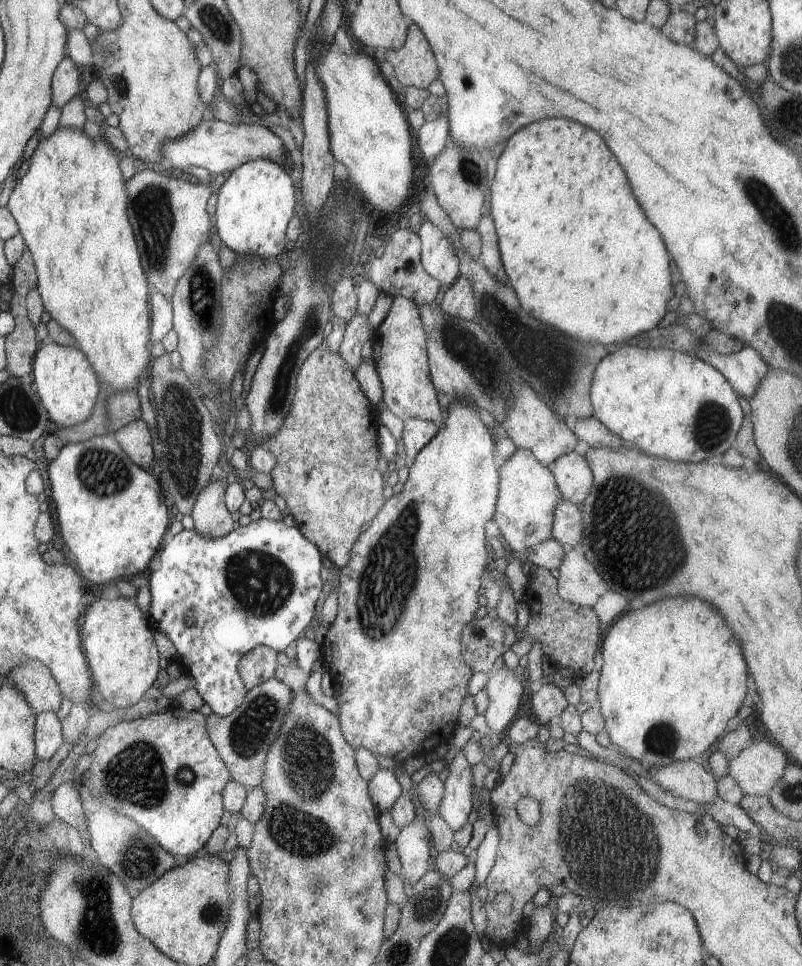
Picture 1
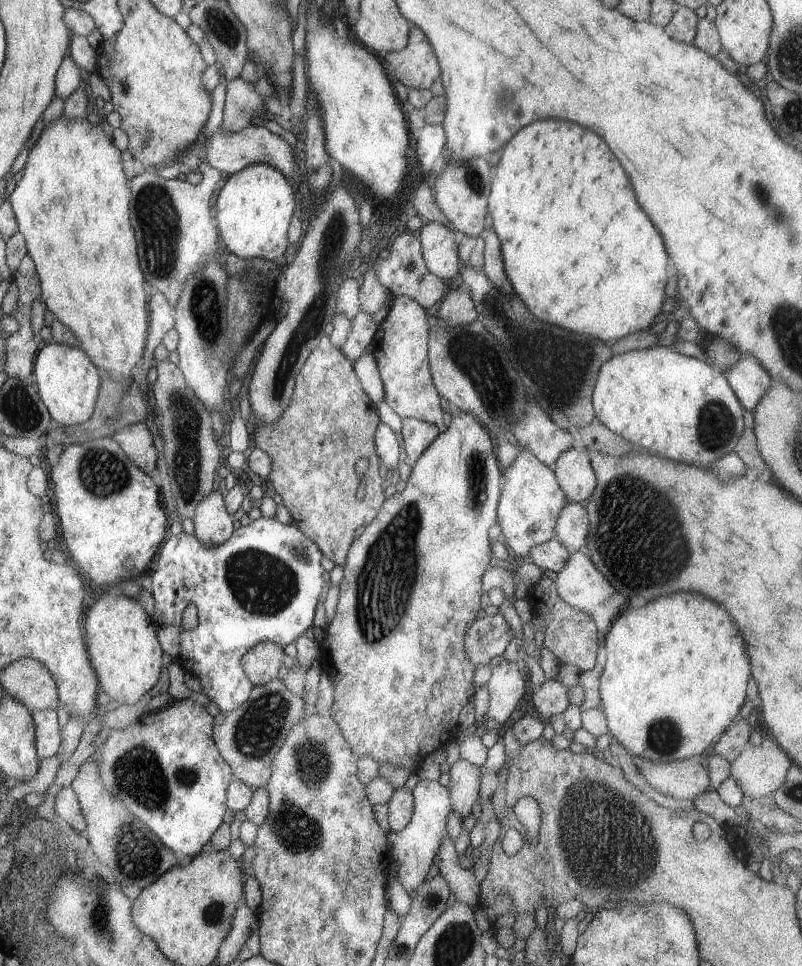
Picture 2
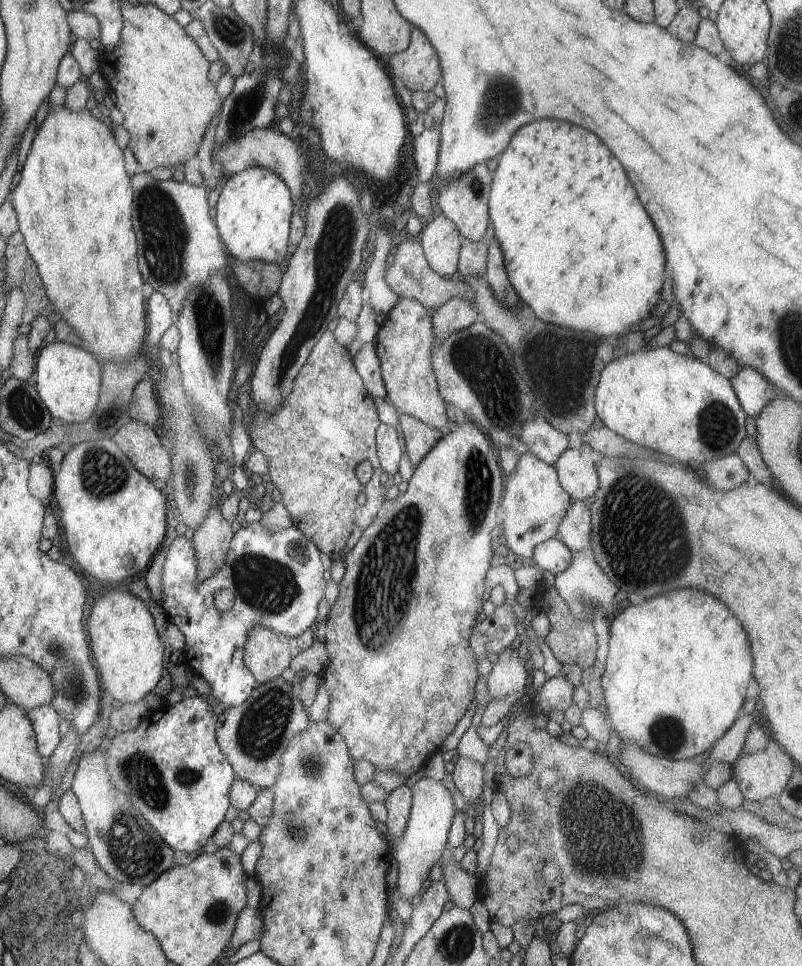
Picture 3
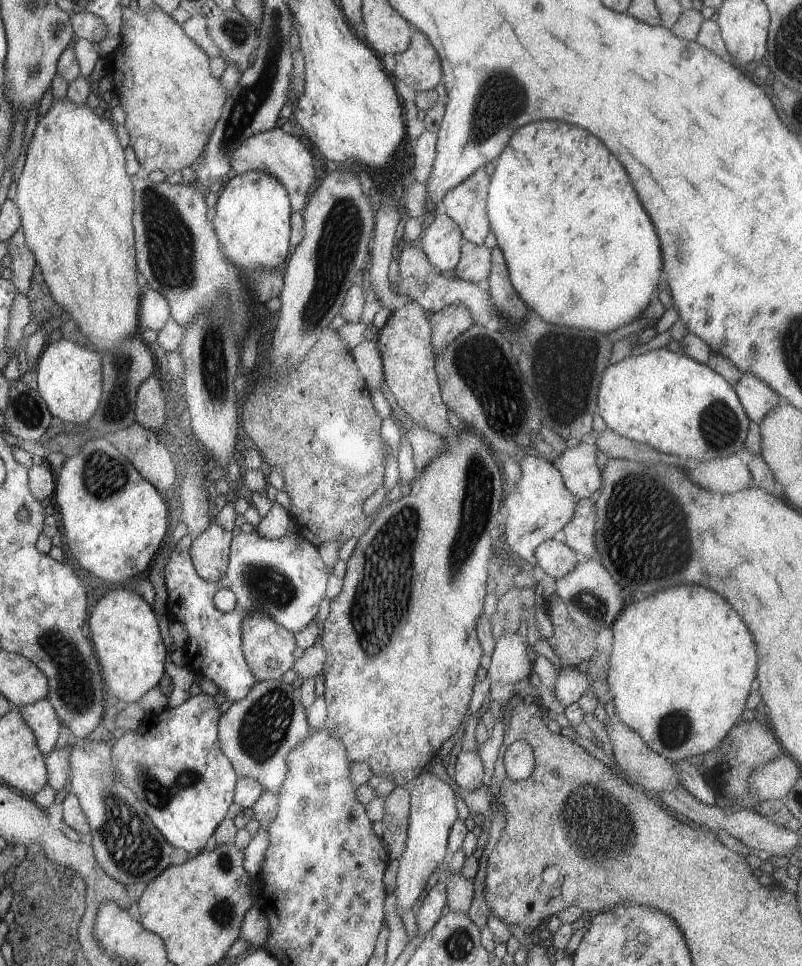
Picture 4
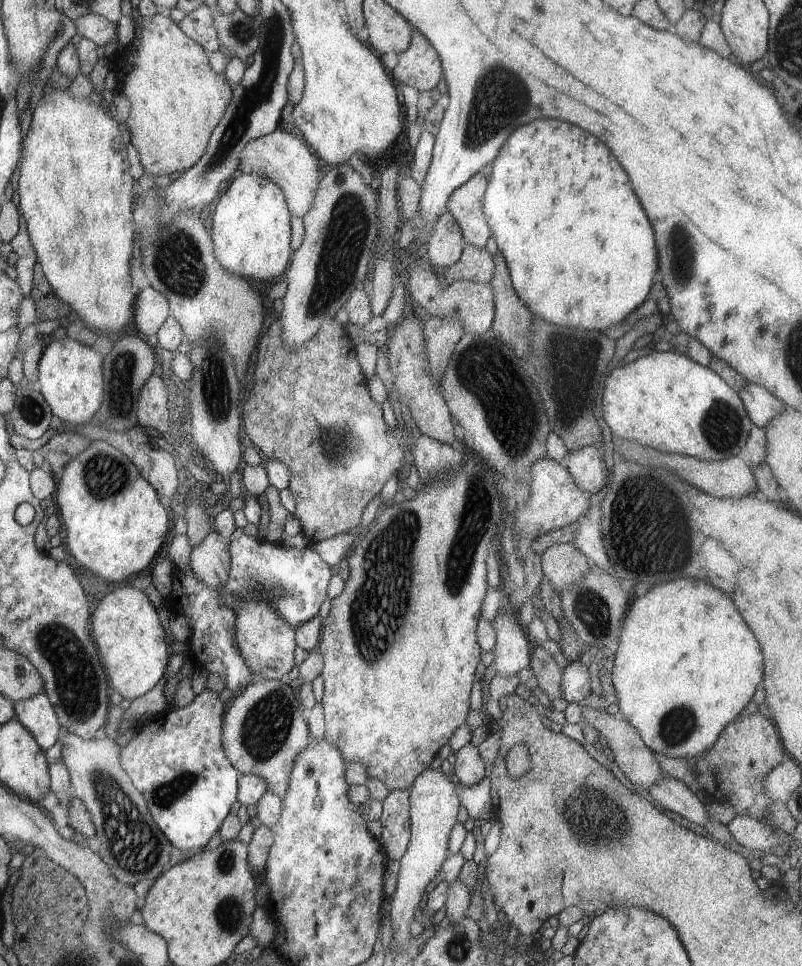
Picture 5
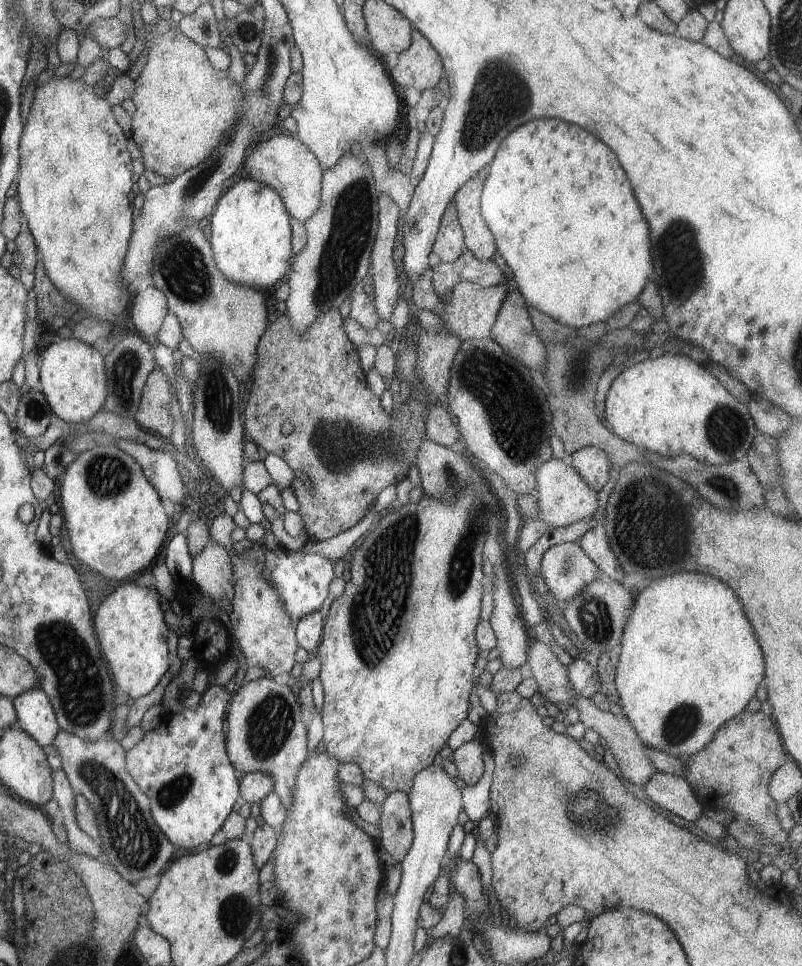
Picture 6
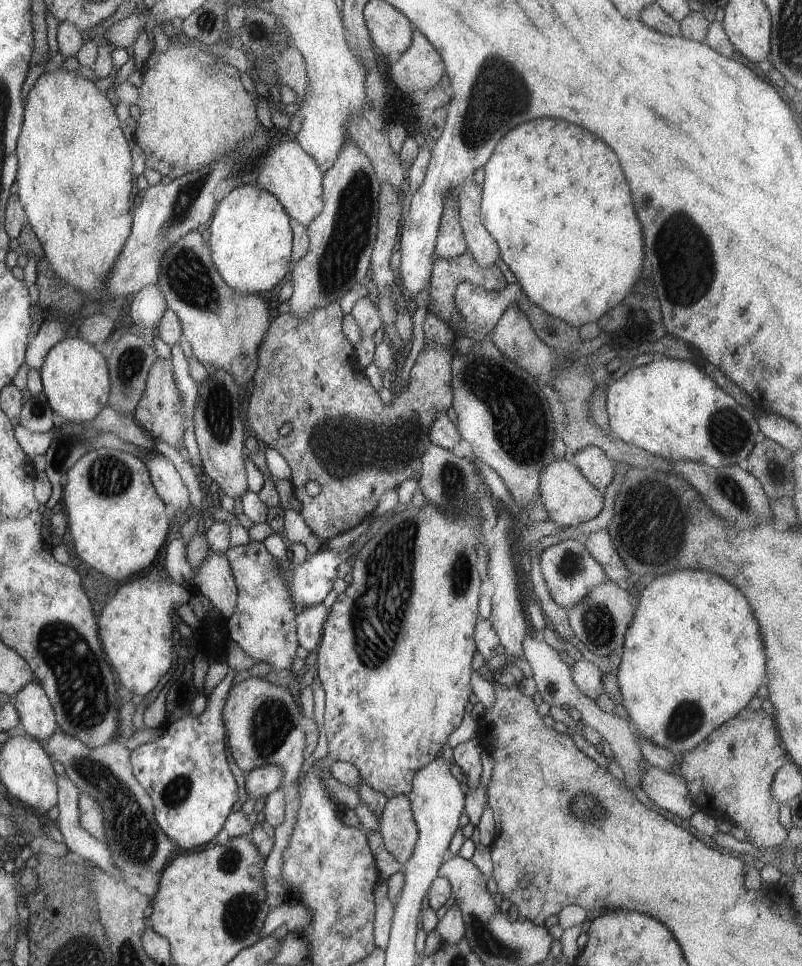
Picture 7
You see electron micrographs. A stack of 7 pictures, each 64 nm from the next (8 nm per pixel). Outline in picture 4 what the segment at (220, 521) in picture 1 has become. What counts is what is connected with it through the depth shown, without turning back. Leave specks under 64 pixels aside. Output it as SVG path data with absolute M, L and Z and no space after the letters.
M212 513L212 517L209 521L209 526L190 542L188 548L189 556L191 556L191 562L197 576L207 582L215 582L215 580L221 580L223 574L227 570L228 552L230 551L230 542L233 534L223 530L217 522L215 522L215 515Z

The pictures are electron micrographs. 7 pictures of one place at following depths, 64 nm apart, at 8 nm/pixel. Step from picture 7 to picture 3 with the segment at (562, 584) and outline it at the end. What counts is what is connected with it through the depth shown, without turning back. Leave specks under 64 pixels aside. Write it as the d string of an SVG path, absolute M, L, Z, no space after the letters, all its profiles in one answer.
M551 537L533 548L533 556L530 563L556 575L561 574L571 564L573 555L571 550L559 538Z

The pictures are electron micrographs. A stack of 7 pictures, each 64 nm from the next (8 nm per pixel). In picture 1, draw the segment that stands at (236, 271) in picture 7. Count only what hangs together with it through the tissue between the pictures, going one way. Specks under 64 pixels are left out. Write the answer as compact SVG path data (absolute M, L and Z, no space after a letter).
M263 158L237 166L217 192L213 227L222 244L235 255L250 254L261 260L274 260L286 243L285 229L294 213L298 197L288 171Z

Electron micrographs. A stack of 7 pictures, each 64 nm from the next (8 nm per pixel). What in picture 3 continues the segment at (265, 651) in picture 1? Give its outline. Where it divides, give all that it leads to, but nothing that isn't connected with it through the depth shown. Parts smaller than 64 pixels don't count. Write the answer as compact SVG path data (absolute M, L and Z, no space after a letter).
M251 628L243 646L243 664L259 685L280 676L291 662L292 640L267 628Z

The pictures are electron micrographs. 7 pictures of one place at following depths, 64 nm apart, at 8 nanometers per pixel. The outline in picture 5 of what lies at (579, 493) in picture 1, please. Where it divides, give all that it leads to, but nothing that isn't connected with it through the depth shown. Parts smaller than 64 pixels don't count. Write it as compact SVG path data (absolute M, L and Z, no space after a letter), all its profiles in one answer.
M586 446L573 450L573 452L567 452L562 461L573 484L581 492L589 492L591 496L601 494L599 488L607 480L607 474L601 468L604 460L601 458L601 454L603 454L603 450L599 447Z

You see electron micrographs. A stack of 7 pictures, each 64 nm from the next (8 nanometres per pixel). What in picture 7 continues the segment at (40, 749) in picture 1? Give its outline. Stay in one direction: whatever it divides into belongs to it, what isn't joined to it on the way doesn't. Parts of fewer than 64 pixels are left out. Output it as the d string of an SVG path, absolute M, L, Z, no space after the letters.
M34 679L15 692L12 700L19 718L19 729L38 742L57 730L53 707L41 685Z

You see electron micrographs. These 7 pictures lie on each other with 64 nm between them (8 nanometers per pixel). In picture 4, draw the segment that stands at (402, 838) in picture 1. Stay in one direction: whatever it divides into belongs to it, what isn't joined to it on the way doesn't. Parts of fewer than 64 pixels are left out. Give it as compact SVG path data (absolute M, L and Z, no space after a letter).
M427 769L411 780L409 791L410 807L408 827L403 852L398 856L396 870L396 885L392 890L395 895L395 914L401 916L404 911L411 909L427 884L429 876L443 865L443 856L450 826L457 818L455 810L455 794L453 788L440 780Z

